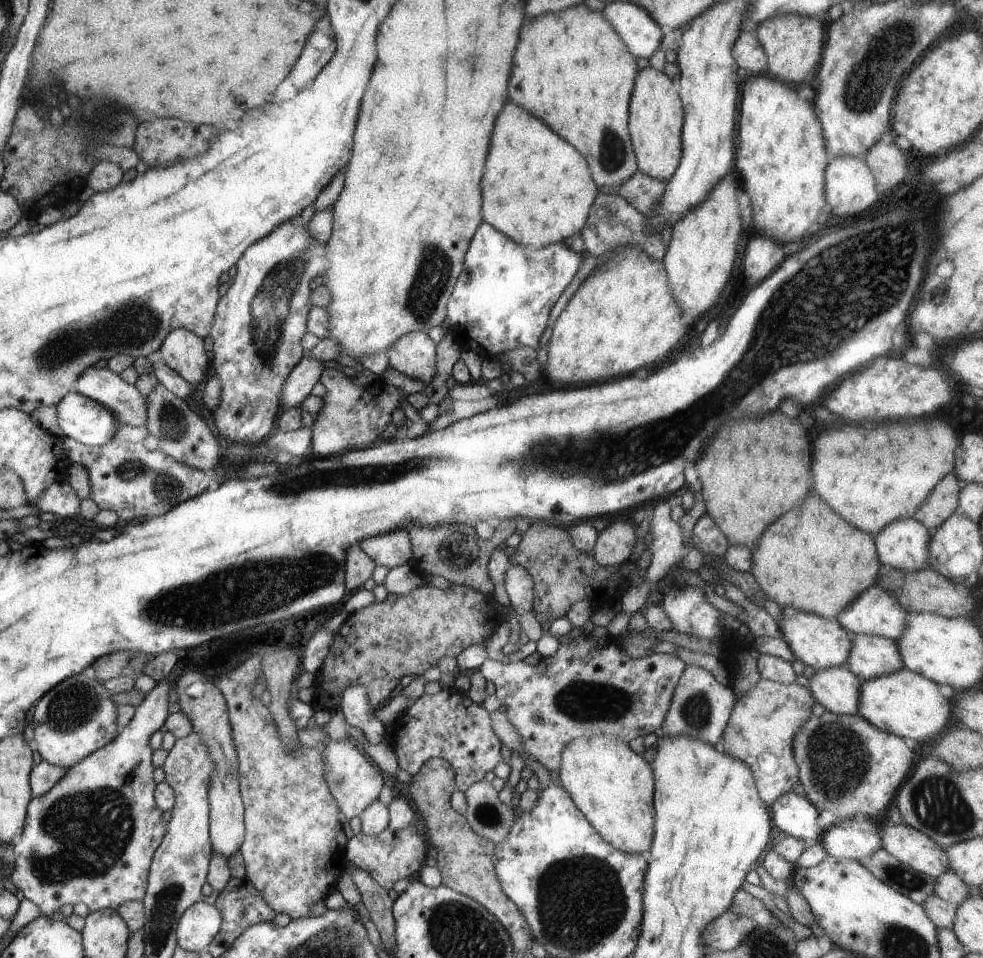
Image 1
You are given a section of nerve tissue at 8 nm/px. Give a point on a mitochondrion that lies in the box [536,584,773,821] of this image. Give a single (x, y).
(588, 703)

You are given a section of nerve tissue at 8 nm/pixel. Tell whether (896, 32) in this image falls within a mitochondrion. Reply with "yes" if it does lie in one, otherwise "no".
yes

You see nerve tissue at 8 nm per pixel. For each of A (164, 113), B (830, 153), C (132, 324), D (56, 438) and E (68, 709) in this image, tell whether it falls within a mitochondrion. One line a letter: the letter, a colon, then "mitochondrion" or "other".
A: other
B: other
C: mitochondrion
D: other
E: mitochondrion

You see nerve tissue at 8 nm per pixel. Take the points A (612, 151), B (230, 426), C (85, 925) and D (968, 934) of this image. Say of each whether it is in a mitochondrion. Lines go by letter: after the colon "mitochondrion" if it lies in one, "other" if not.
A: mitochondrion
B: other
C: other
D: other

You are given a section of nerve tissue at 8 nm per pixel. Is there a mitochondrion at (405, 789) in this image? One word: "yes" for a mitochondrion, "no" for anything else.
no

